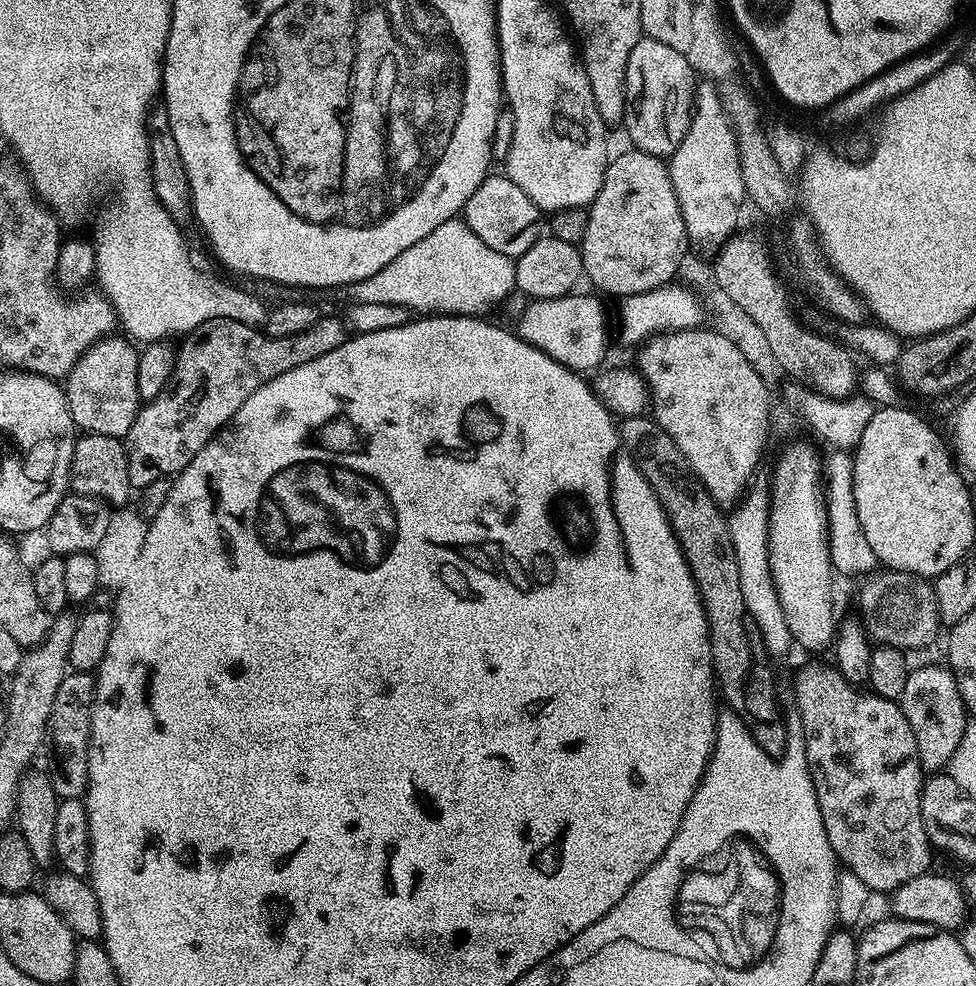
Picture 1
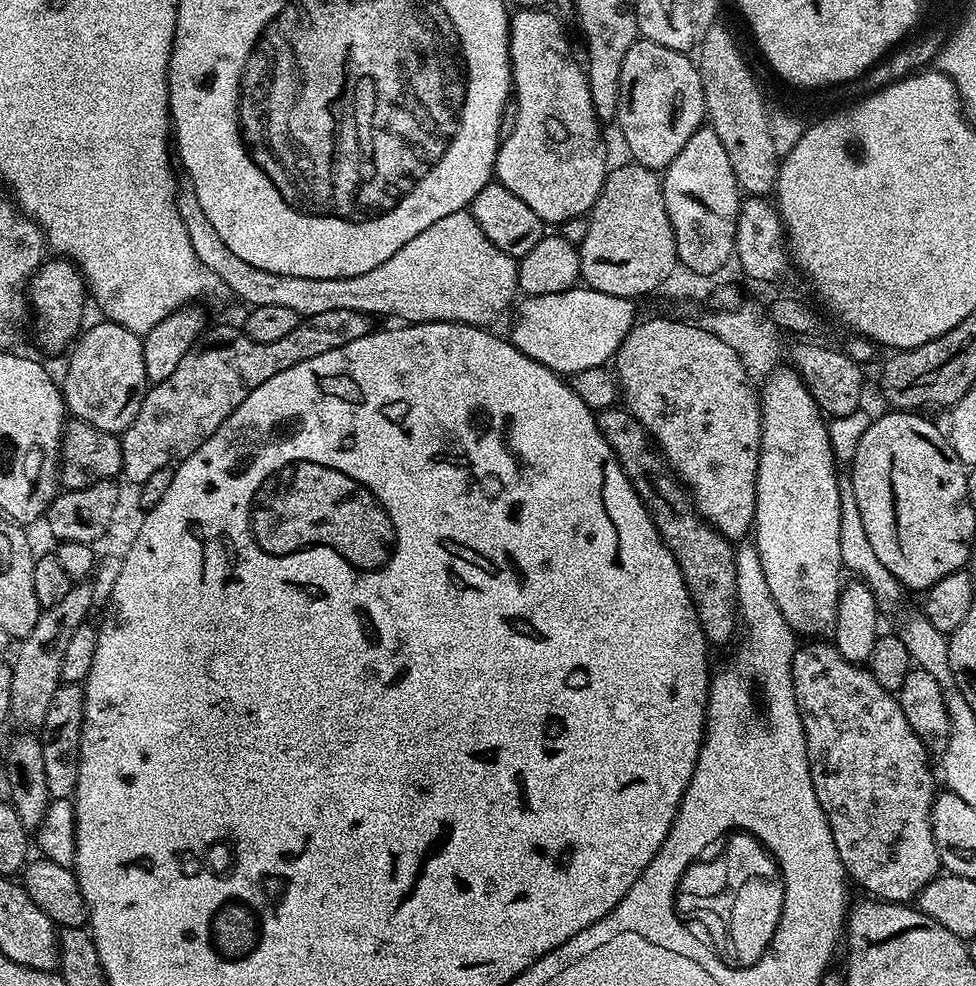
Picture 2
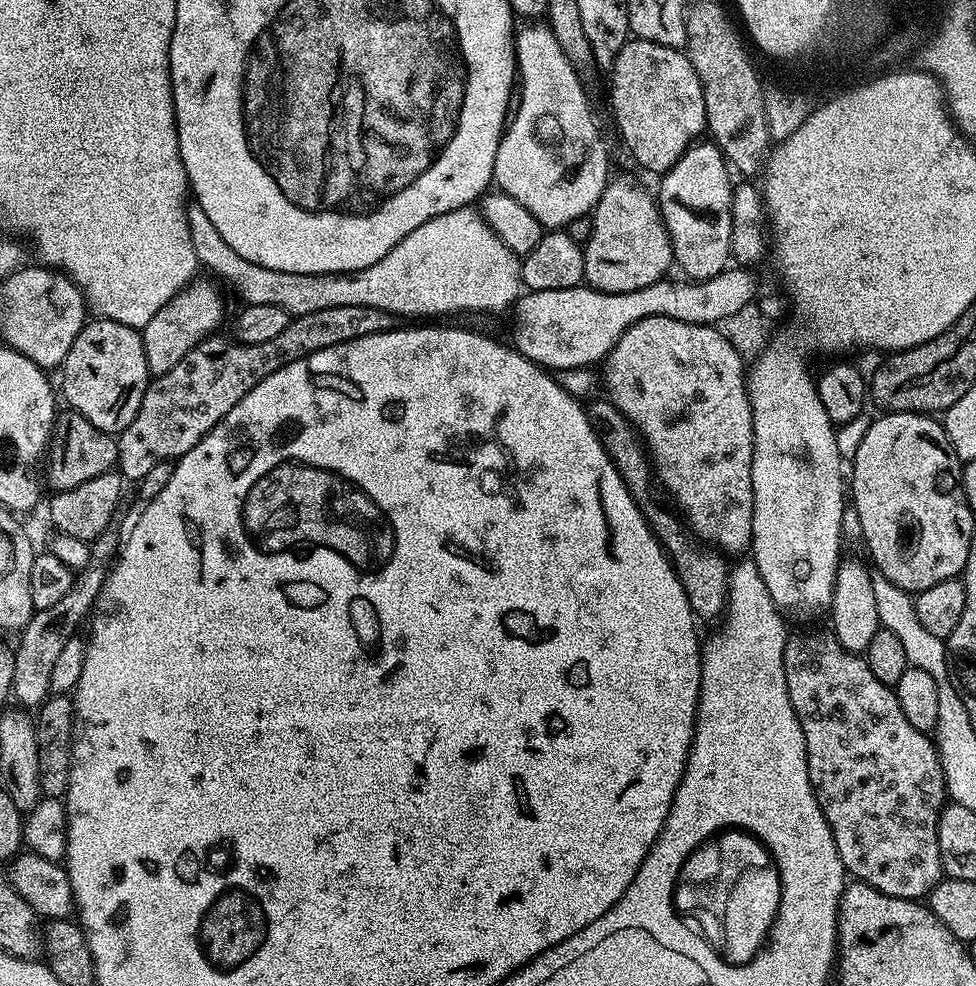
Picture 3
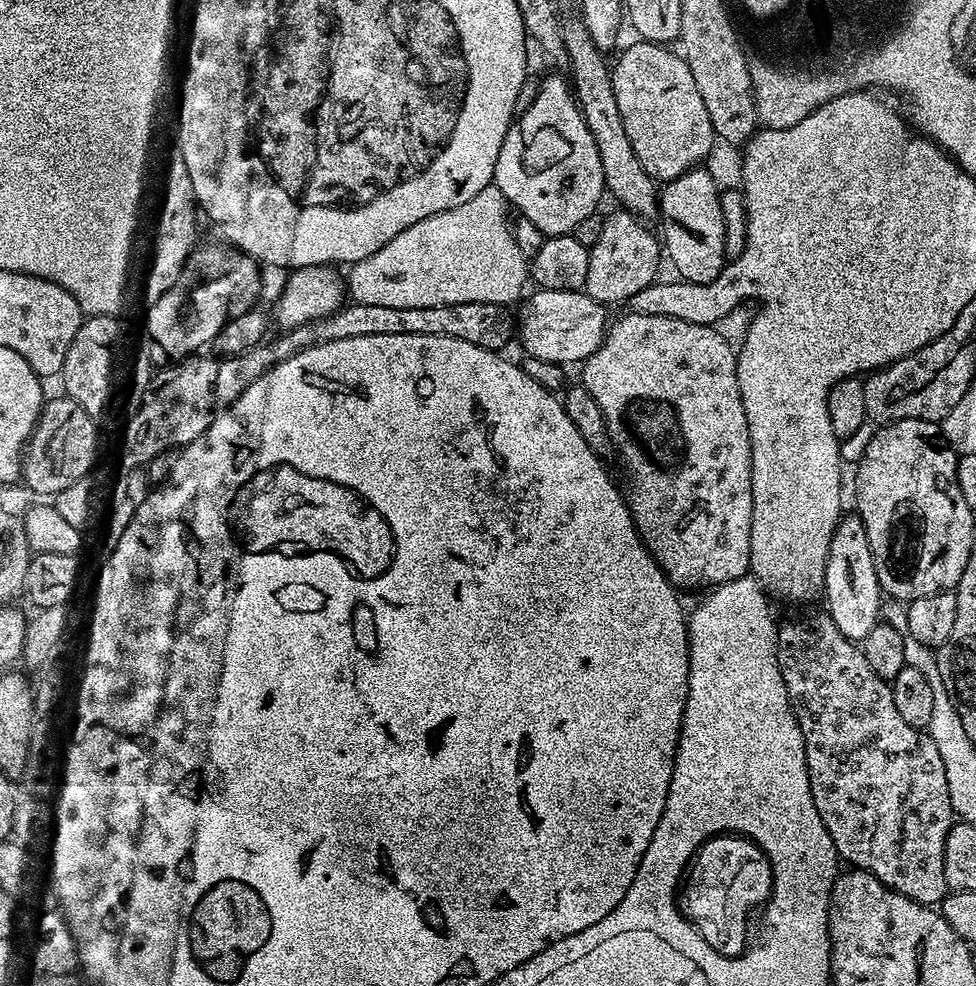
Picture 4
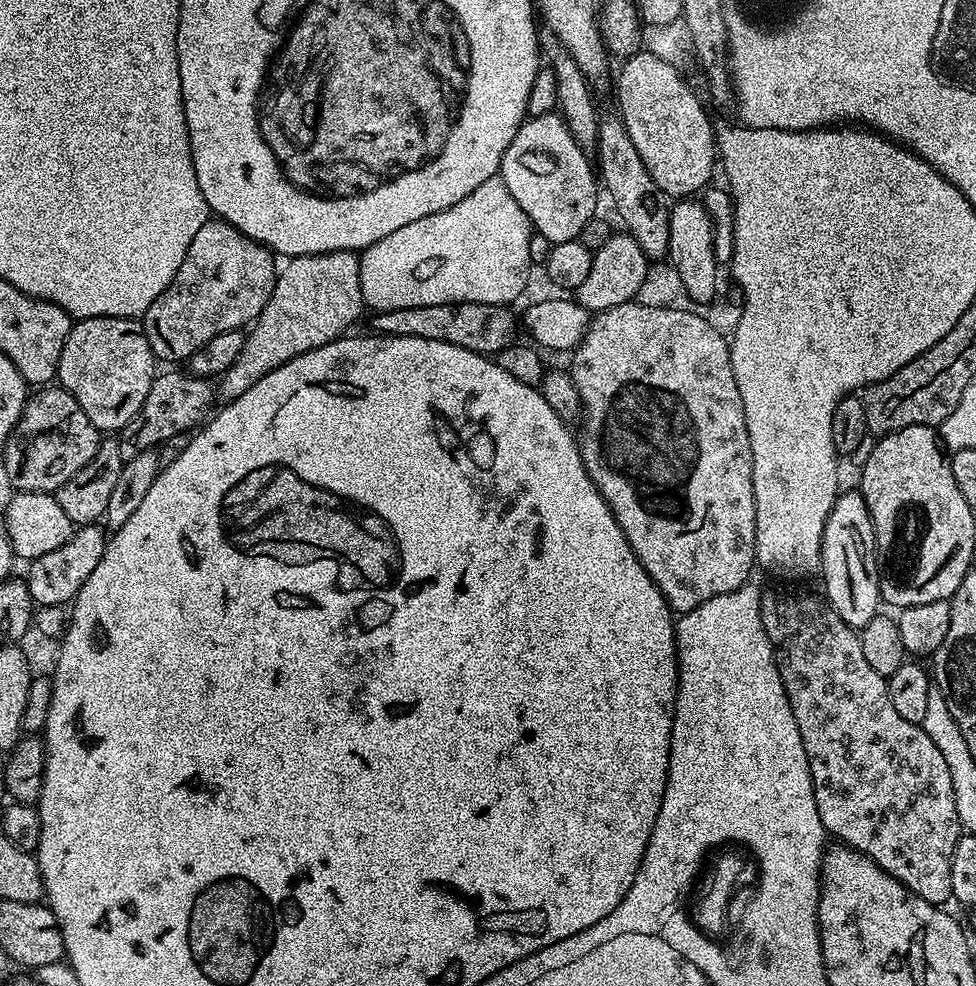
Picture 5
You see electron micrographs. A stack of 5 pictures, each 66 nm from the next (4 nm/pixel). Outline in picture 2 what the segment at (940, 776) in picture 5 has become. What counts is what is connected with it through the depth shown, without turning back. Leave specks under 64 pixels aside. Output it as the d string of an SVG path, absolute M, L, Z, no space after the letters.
M804 642L797 647L792 659L792 677L794 678L794 698L798 706L798 714L802 718L804 737L808 747L808 765L810 766L810 778L814 786L814 794L818 798L818 806L826 814L826 822L830 826L830 834L834 834L834 846L838 850L838 858L842 858L842 866L849 877L852 876L865 888L869 897L889 902L908 902L919 897L922 889L932 880L936 879L941 871L940 855L934 842L932 833L932 804L938 795L936 780L932 777L932 768L928 765L930 753L925 741L906 722L906 714L902 714L902 706L899 699L893 693L888 692L873 678L867 667L851 664L836 649L832 642Z

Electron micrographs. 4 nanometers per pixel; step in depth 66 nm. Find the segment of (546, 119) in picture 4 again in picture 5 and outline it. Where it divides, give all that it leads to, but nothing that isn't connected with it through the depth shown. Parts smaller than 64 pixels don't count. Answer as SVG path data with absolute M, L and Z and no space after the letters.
M555 111L525 119L518 134L514 134L514 142L506 146L498 176L506 190L514 194L514 202L522 206L533 229L552 244L577 239L582 226L597 215L598 176L593 161L589 153L578 146L564 125L563 116Z

